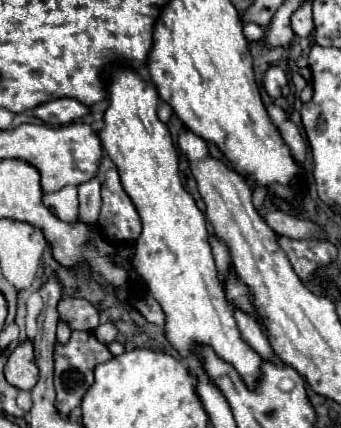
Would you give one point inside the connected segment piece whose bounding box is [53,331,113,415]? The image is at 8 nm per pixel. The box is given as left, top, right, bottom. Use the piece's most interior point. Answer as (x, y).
(74, 362)

